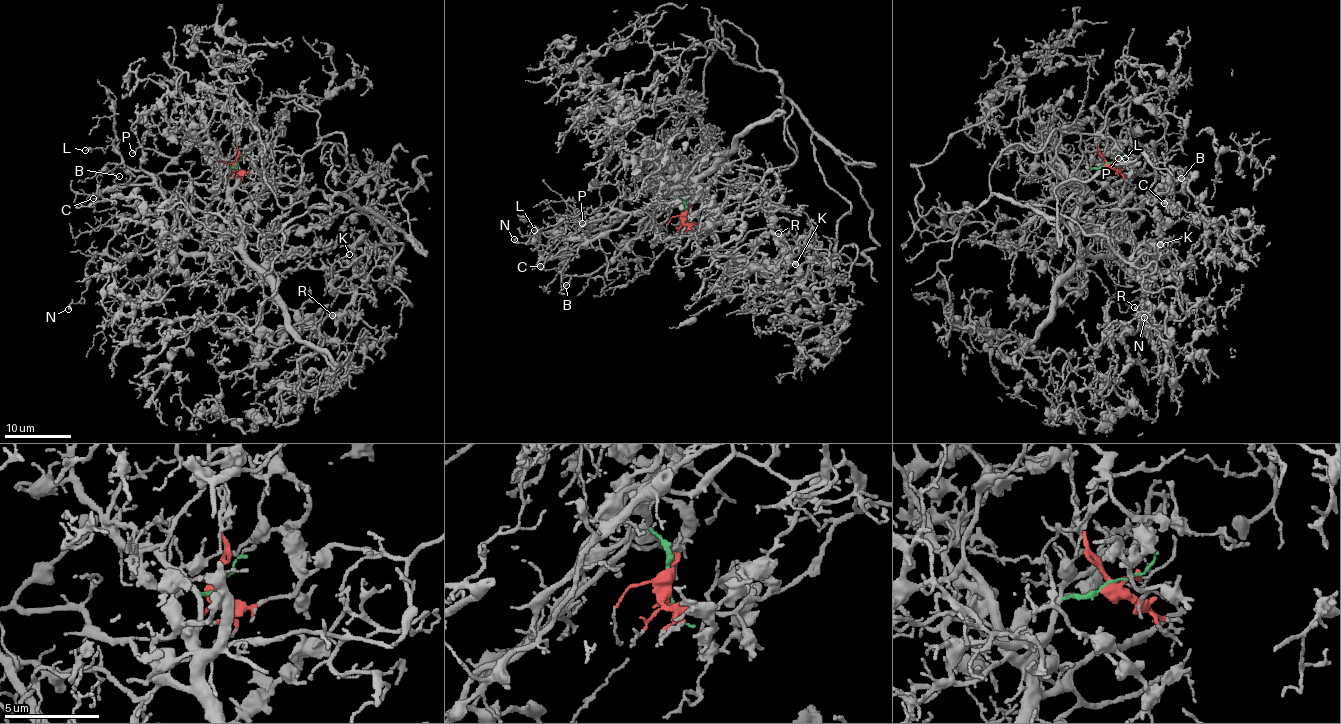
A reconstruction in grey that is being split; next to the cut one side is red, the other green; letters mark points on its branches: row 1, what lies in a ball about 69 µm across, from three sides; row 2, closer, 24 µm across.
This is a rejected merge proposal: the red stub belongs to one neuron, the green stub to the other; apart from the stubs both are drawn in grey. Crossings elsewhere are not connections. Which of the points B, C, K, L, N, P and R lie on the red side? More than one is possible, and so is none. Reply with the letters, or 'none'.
K, R

